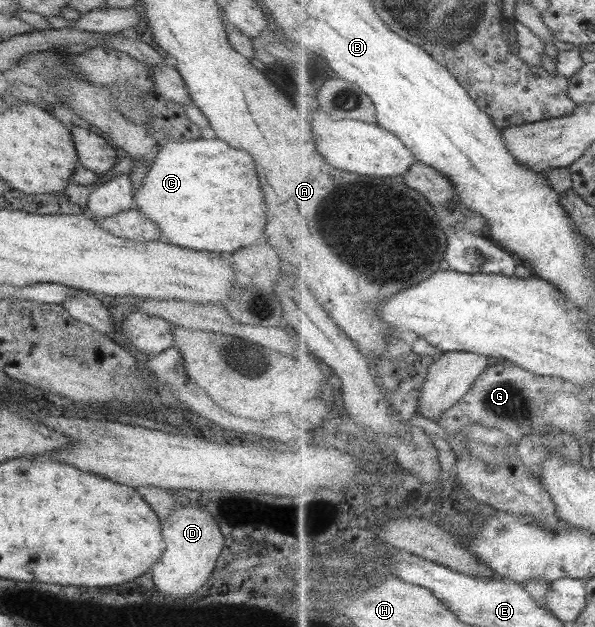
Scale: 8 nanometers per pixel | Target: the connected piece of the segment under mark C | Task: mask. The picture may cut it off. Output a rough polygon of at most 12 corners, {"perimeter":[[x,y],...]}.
{"perimeter":[[163,146],[136,209],[168,242],[236,252],[264,236],[254,160]]}

